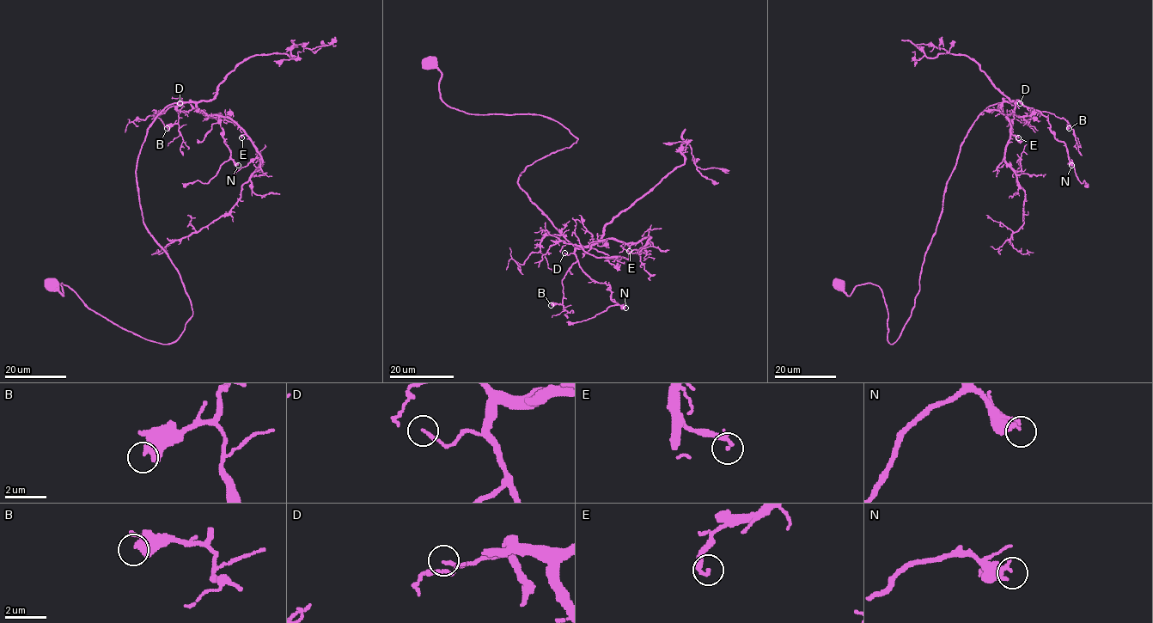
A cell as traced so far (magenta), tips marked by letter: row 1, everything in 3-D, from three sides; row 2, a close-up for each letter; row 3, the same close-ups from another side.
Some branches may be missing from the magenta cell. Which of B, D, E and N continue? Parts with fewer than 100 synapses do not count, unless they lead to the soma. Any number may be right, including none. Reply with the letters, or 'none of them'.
none of them

